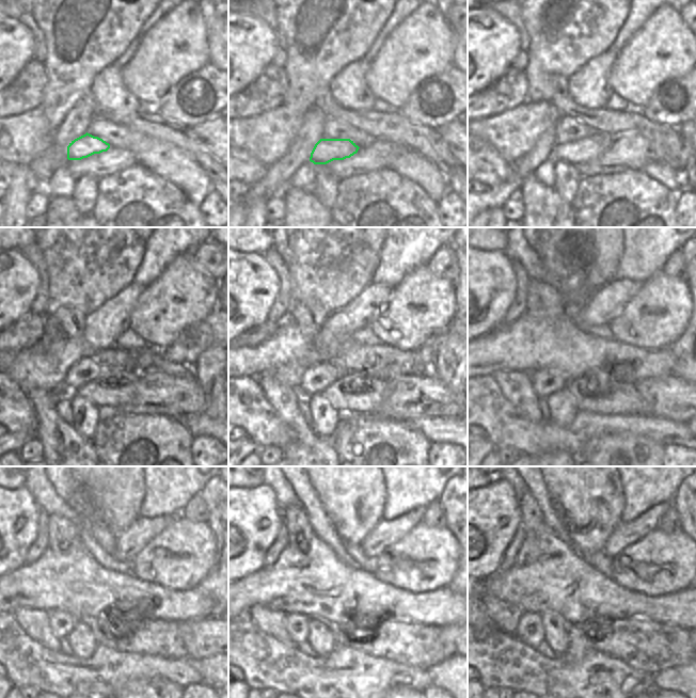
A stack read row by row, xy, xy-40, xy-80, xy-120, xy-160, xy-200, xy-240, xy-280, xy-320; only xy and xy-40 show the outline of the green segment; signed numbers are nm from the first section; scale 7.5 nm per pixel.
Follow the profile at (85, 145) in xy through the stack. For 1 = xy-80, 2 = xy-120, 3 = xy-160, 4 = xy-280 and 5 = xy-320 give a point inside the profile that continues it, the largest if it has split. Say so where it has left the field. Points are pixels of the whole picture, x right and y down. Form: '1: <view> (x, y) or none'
1: xy-80 (581, 152)
2: xy-120 (109, 394)
3: xy-160 (349, 396)
4: xy-280 (409, 643)
5: xy-320 (648, 646)

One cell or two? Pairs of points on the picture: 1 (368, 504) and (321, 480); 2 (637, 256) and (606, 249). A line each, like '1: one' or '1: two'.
1: one
2: two

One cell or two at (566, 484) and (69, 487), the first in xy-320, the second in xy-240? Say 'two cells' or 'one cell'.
two cells

